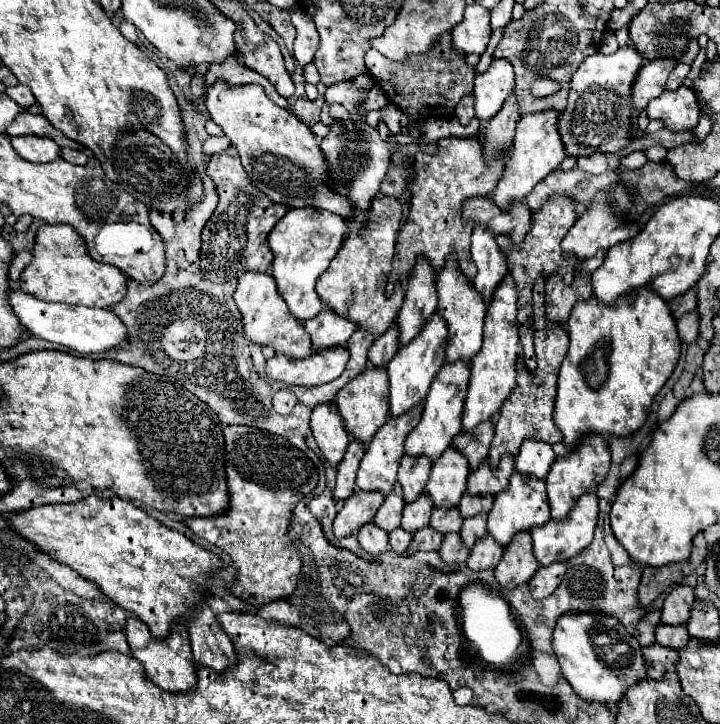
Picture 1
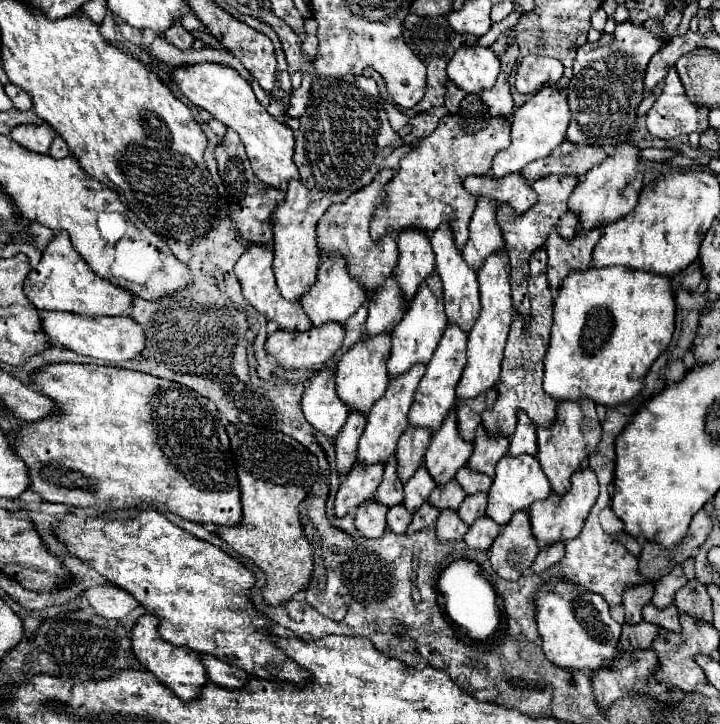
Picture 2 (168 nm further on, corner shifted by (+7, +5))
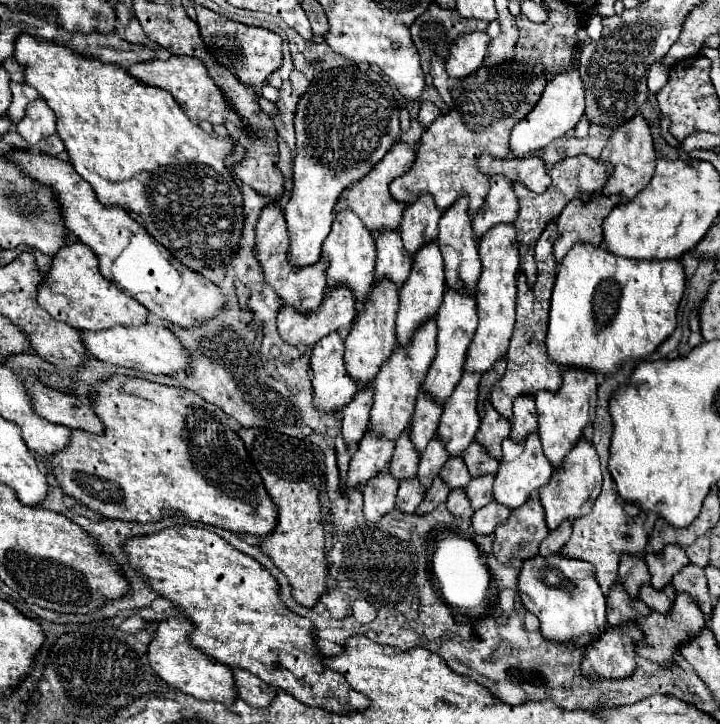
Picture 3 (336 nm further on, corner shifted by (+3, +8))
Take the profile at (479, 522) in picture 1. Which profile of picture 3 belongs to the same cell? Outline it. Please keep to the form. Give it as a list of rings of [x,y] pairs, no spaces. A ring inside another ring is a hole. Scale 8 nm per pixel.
[[[476,477],[466,487],[470,505],[474,511],[482,509],[484,505],[488,505],[492,501],[492,483],[494,483],[494,477]]]

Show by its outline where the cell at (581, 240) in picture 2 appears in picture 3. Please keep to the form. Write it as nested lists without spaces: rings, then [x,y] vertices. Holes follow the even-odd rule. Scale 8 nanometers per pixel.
[[[604,195],[592,197],[590,205],[570,201],[556,219],[558,225],[558,239],[554,243],[556,263],[560,263],[576,243],[590,243],[598,247],[602,243],[602,221],[620,201],[622,201],[620,197]]]

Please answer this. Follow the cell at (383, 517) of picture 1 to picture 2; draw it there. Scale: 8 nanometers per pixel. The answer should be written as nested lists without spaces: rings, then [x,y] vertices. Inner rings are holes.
[[[392,456],[388,462],[386,462],[386,468],[384,468],[384,478],[382,478],[382,484],[378,488],[378,494],[376,498],[380,500],[380,504],[384,506],[394,506],[394,504],[400,504],[404,500],[404,492],[402,492],[402,482],[396,474],[396,456]]]

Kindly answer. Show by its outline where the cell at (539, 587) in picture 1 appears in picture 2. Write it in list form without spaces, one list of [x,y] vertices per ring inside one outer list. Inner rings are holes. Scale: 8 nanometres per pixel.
[[[558,542],[558,544],[546,544],[546,546],[540,548],[540,552],[538,552],[534,564],[530,566],[530,570],[534,574],[540,574],[546,568],[550,568],[552,564],[556,564],[558,560],[562,560],[562,556],[564,556],[564,544],[562,542]]]

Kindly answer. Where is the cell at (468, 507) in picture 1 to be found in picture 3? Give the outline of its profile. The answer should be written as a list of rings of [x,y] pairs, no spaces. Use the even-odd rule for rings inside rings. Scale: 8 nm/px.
[[[472,443],[466,453],[462,455],[466,467],[468,467],[468,473],[472,477],[484,477],[484,475],[496,475],[498,471],[498,461],[488,457],[488,453],[480,447],[480,443]]]

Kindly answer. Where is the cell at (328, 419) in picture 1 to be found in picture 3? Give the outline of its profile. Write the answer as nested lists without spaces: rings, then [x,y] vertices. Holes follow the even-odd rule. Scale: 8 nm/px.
[[[330,333],[314,345],[312,357],[310,357],[310,367],[312,367],[312,403],[314,403],[314,407],[320,411],[332,411],[332,413],[344,409],[346,403],[350,403],[354,393],[358,391],[358,385],[346,373],[344,341],[340,339],[338,333]]]

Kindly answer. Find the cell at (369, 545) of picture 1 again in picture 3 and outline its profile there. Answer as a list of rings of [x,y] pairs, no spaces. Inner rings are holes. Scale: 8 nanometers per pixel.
[[[380,473],[372,477],[362,493],[364,493],[364,517],[368,521],[380,521],[386,513],[394,509],[394,499],[398,491],[398,481],[390,477],[390,473]]]

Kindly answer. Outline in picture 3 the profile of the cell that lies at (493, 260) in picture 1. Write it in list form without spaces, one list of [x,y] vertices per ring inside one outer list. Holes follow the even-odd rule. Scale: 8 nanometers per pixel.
[[[492,177],[490,191],[482,209],[472,219],[474,237],[480,239],[492,227],[500,223],[512,223],[518,217],[518,199],[512,191],[512,183],[506,177]]]

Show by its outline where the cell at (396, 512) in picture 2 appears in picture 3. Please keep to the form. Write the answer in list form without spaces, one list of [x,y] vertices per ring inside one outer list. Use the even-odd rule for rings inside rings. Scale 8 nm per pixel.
[[[406,479],[400,483],[400,489],[398,489],[398,495],[396,495],[396,505],[402,513],[414,513],[416,507],[422,503],[422,487],[418,483],[418,479]]]

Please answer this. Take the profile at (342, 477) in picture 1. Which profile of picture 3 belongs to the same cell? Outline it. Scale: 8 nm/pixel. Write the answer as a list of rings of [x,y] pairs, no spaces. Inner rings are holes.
[[[362,387],[354,399],[342,409],[342,435],[348,447],[360,443],[368,431],[368,417],[372,409],[372,387]]]

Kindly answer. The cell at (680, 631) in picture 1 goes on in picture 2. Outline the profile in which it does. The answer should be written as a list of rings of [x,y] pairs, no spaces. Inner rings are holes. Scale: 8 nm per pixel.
[[[646,604],[646,608],[642,610],[642,616],[660,626],[660,628],[666,628],[670,632],[680,632],[680,622],[678,622],[678,608],[674,604],[666,606],[666,608],[656,608],[654,604]]]

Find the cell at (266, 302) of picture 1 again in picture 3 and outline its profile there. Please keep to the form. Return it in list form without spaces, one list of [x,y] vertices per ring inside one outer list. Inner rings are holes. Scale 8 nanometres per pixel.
[[[266,205],[260,221],[256,225],[256,257],[258,263],[262,267],[264,279],[266,283],[278,293],[278,297],[284,301],[284,305],[290,305],[292,309],[296,309],[298,313],[314,313],[322,299],[324,299],[324,289],[326,289],[326,265],[322,261],[308,265],[308,267],[300,267],[294,269],[288,259],[288,233],[286,233],[286,221],[282,215],[282,209],[278,205]]]

